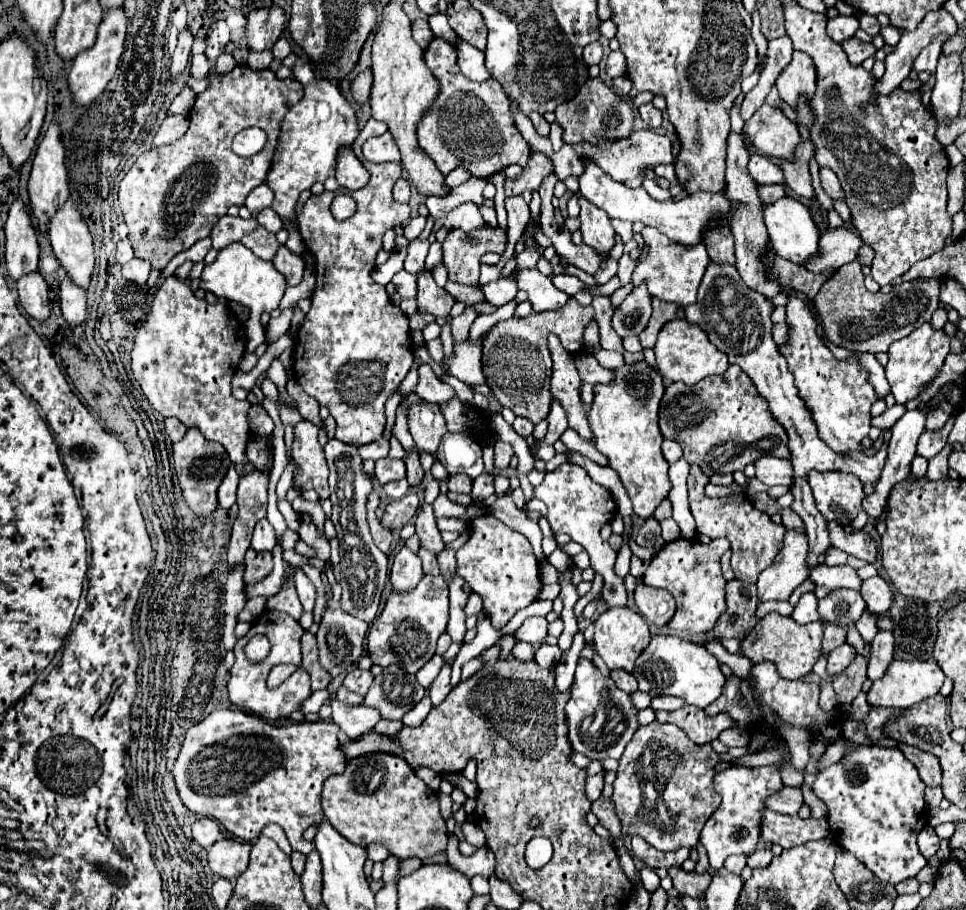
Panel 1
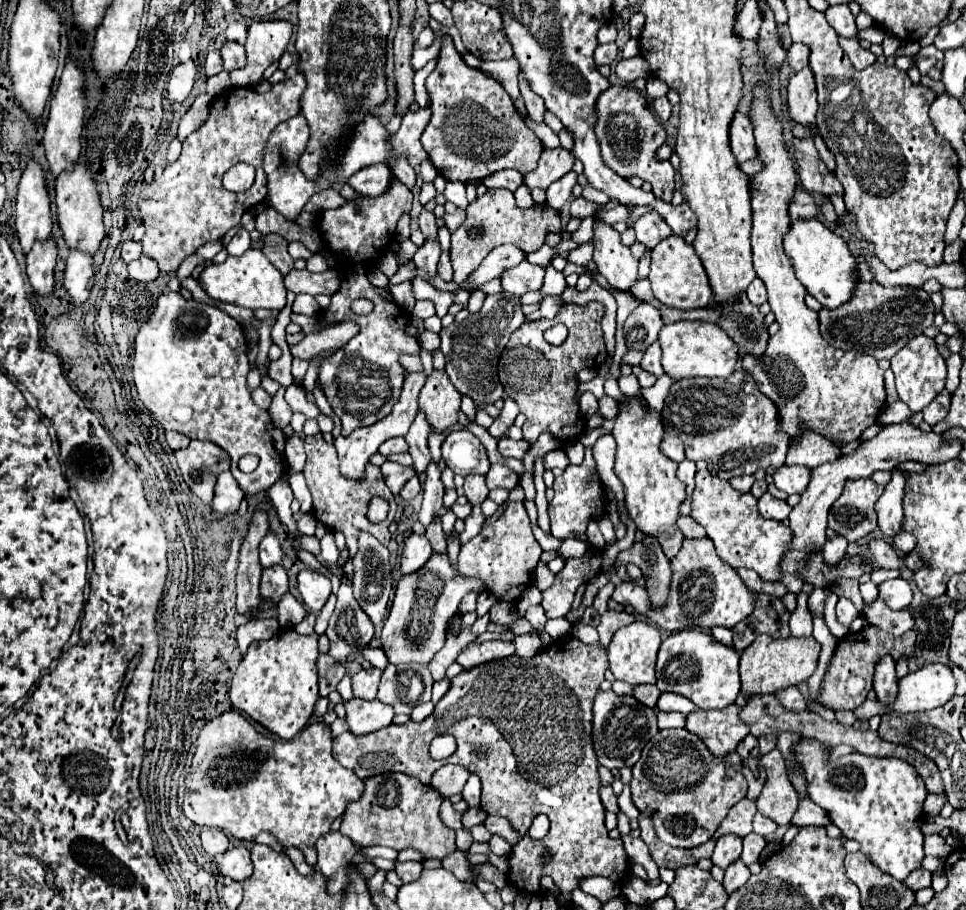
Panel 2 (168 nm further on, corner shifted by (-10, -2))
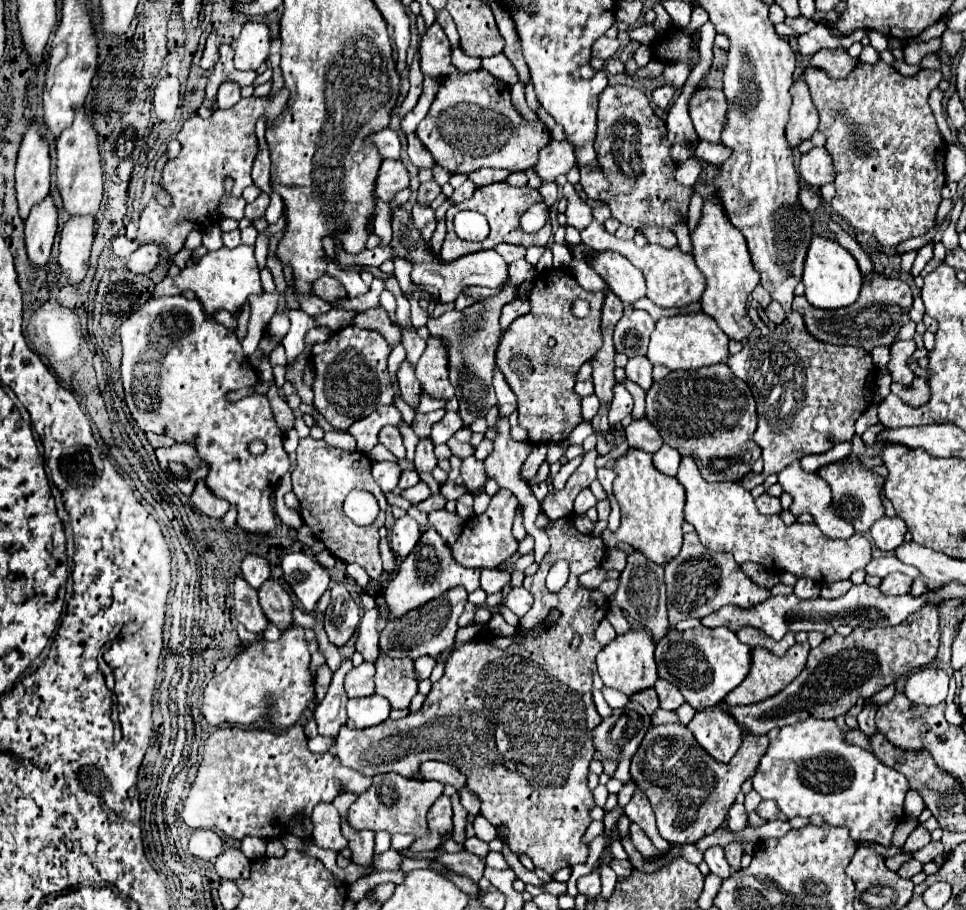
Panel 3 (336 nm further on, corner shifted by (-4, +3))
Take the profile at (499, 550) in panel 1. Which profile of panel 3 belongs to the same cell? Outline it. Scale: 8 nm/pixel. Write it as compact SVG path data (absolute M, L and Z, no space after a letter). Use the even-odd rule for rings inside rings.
M500 488L492 496L488 510L480 516L472 516L466 522L460 538L452 546L454 560L466 568L496 568L498 564L502 564L504 560L514 556L518 552L518 540L512 536L512 520L514 520L516 506L518 506L516 496L512 492Z

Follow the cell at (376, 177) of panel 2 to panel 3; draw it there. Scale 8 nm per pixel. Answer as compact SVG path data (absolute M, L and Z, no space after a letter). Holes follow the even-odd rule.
M382 160L374 194L384 202L392 202L398 190L408 188L408 172L400 160Z

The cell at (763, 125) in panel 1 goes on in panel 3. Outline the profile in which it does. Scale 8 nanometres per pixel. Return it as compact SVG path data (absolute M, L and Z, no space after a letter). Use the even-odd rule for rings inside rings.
M812 148L810 152L802 154L798 172L800 172L802 180L814 190L818 190L820 186L824 186L828 182L834 182L832 158L828 156L826 148Z

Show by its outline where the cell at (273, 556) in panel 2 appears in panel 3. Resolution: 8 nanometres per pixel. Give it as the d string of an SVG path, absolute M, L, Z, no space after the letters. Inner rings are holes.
M250 552L242 562L242 574L252 588L260 588L260 584L270 578L270 562L264 556Z

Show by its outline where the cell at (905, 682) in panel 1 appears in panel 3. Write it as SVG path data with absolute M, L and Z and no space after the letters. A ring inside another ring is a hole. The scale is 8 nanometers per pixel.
M924 666L906 678L904 694L920 706L938 706L948 694L948 674L934 666Z

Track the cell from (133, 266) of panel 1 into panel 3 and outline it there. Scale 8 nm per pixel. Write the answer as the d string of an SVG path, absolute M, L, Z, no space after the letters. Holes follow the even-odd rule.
M144 244L128 258L128 270L134 274L150 272L158 264L158 254L160 250L156 248L156 244Z

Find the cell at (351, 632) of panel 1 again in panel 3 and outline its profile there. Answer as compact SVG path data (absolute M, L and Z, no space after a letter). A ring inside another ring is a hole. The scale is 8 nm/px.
M344 584L332 586L332 598L324 612L324 628L334 646L344 646L356 632L360 608Z

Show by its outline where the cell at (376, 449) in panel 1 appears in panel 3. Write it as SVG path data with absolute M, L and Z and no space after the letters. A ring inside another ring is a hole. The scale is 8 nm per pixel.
M384 426L380 430L380 436L378 438L380 438L380 444L384 444L394 456L406 458L406 448L402 444L402 436L400 436L400 432L398 432L396 426Z

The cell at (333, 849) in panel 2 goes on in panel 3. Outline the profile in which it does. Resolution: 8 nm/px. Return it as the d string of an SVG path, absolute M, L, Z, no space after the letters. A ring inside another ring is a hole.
M318 804L312 812L312 824L312 840L320 848L342 852L348 846L348 840L344 840L340 830L340 814L334 804Z

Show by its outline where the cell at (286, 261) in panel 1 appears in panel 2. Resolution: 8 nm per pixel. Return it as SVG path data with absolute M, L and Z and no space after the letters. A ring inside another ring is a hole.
M292 269L284 277L286 289L294 293L308 293L308 295L334 295L340 289L340 273L338 271L324 271L324 273L310 273L310 271L296 271Z

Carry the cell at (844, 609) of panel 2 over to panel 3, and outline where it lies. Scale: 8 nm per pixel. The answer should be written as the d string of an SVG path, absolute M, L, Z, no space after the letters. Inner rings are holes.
M840 580L840 582L836 582L836 584L822 586L820 596L822 596L822 598L840 598L840 596L844 596L844 594L848 592L850 586L852 586L850 580Z

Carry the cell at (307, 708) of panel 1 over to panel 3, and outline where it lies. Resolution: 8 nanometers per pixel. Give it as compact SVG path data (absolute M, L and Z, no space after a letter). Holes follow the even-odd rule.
M372 694L368 698L348 700L348 724L354 728L370 728L384 722L390 714L390 704L386 698Z

